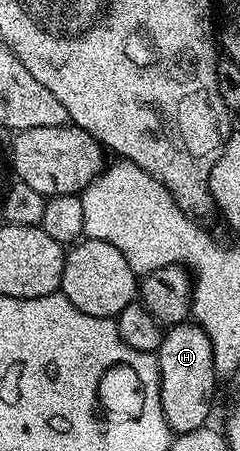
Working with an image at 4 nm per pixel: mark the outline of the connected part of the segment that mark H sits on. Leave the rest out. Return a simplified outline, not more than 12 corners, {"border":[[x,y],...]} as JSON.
{"border":[[164,330],[155,354],[174,434],[206,428],[219,374],[207,331]]}

